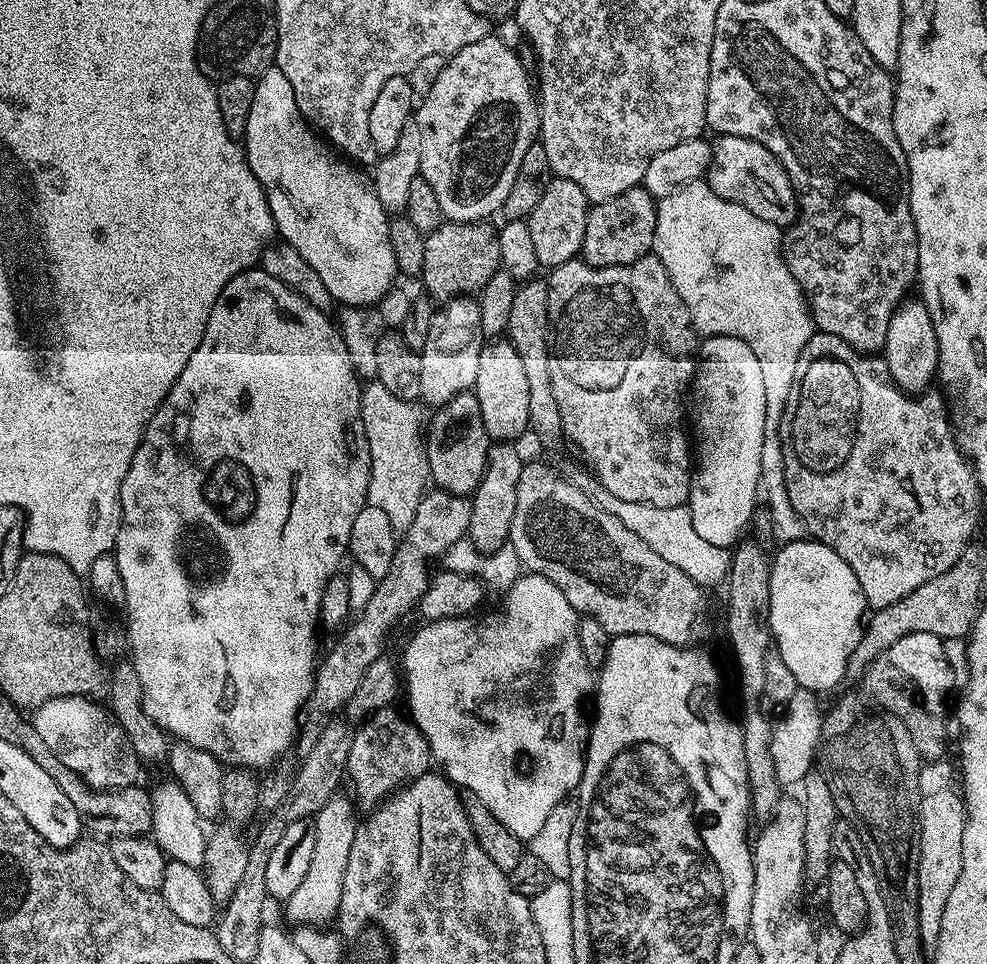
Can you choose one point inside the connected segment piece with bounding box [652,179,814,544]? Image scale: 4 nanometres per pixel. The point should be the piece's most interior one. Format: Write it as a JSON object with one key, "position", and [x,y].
{"position":[728,266]}

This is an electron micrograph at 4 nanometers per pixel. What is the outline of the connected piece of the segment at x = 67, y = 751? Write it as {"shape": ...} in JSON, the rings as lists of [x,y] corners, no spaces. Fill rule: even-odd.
{"shape":[[[63,696],[35,708],[30,719],[54,758],[74,770],[91,788],[111,792],[113,788],[130,788],[141,783],[141,758],[130,738],[126,738],[126,730],[116,724],[103,703],[85,696]]]}

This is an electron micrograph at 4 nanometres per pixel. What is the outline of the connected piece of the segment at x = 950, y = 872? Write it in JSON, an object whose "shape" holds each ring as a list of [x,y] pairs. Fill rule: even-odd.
{"shape":[[[936,788],[920,802],[920,857],[918,858],[918,930],[926,946],[935,946],[942,926],[942,913],[958,874],[962,874],[962,830],[966,822],[964,798],[952,788]]]}

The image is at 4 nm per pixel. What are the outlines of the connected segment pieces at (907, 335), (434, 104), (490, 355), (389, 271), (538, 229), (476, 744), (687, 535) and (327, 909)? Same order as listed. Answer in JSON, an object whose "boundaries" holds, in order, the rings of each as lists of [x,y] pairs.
{"boundaries":[[[[919,298],[905,299],[904,303],[892,315],[890,318],[890,330],[886,330],[886,342],[882,349],[882,358],[888,364],[888,369],[894,378],[894,382],[903,392],[923,394],[933,387],[938,376],[936,370],[938,366],[938,338],[934,334],[934,322],[930,322],[930,314],[926,310],[923,300]]],[[[495,34],[484,36],[478,42],[470,42],[470,46],[462,46],[453,56],[447,57],[444,62],[442,74],[438,74],[437,81],[434,82],[430,94],[426,94],[419,101],[414,112],[414,122],[422,136],[422,158],[420,159],[420,175],[426,182],[430,182],[434,195],[438,197],[438,206],[442,206],[442,216],[452,222],[476,222],[481,219],[483,212],[488,212],[492,208],[492,203],[502,202],[506,194],[514,186],[518,178],[518,170],[522,166],[522,154],[530,150],[532,144],[537,143],[540,130],[540,109],[538,107],[538,96],[528,85],[528,80],[524,77],[524,68],[520,65],[520,60],[516,57],[516,52],[504,40],[499,40]]],[[[492,338],[485,343],[482,354],[478,354],[478,378],[474,389],[478,398],[478,406],[482,406],[482,422],[486,426],[486,434],[492,442],[516,442],[519,436],[529,431],[530,425],[530,389],[528,389],[525,370],[518,358],[518,350],[506,338]]],[[[278,67],[266,69],[256,80],[254,103],[250,105],[242,147],[254,178],[258,178],[266,194],[279,239],[298,250],[298,254],[314,268],[337,305],[350,308],[374,305],[392,291],[397,283],[398,265],[390,238],[390,213],[378,198],[373,177],[369,173],[367,176],[363,167],[341,158],[317,135],[298,110],[290,81]]],[[[558,176],[545,184],[542,198],[538,198],[538,206],[534,206],[534,210],[526,217],[530,239],[541,266],[551,270],[580,256],[580,247],[586,238],[589,207],[586,194],[582,194],[582,189],[575,182],[570,182],[570,178]]],[[[528,572],[528,573],[527,573],[527,574],[522,574],[522,575],[521,575],[521,576],[520,576],[520,577],[518,577],[518,579],[517,579],[517,580],[515,580],[515,582],[514,582],[514,583],[513,583],[513,584],[511,584],[511,585],[510,585],[510,586],[509,586],[509,588],[508,588],[508,589],[507,589],[507,590],[506,590],[506,591],[505,591],[505,592],[504,592],[504,593],[503,593],[503,596],[504,596],[504,612],[492,612],[492,613],[490,613],[490,614],[489,614],[489,616],[480,616],[480,615],[476,615],[476,614],[473,614],[473,615],[470,615],[470,616],[459,616],[459,617],[458,617],[458,618],[446,618],[446,619],[445,619],[445,620],[433,620],[433,621],[431,621],[431,622],[424,622],[424,623],[421,623],[421,625],[422,625],[422,626],[421,626],[421,628],[420,628],[420,629],[418,629],[418,630],[417,630],[417,632],[416,632],[416,633],[414,633],[414,634],[413,634],[413,636],[412,636],[412,637],[410,637],[410,638],[409,638],[409,640],[408,640],[408,645],[406,645],[406,646],[405,646],[405,648],[404,648],[404,668],[403,668],[403,664],[402,664],[402,688],[403,688],[403,691],[404,691],[404,692],[405,692],[405,693],[406,693],[406,696],[407,696],[407,692],[408,692],[408,708],[409,708],[409,710],[408,710],[408,709],[407,709],[407,711],[408,711],[408,712],[409,712],[409,713],[410,713],[410,719],[411,719],[411,721],[412,721],[412,723],[413,723],[413,724],[416,724],[416,725],[417,725],[417,726],[418,726],[418,730],[419,730],[419,731],[420,731],[420,733],[422,733],[422,735],[424,735],[424,737],[425,737],[425,738],[426,738],[426,742],[427,742],[427,743],[428,743],[428,745],[429,745],[429,746],[430,746],[430,750],[431,750],[431,751],[432,751],[432,759],[433,759],[433,761],[435,761],[435,763],[436,763],[436,764],[437,764],[437,765],[439,765],[439,764],[441,764],[441,766],[440,766],[440,765],[439,765],[439,767],[440,767],[440,768],[441,768],[441,769],[442,769],[442,772],[443,772],[443,775],[445,775],[445,776],[447,776],[447,777],[448,777],[448,779],[449,779],[449,780],[451,780],[451,781],[452,781],[452,783],[453,783],[453,784],[455,784],[455,785],[456,785],[456,787],[457,787],[457,789],[460,789],[460,790],[463,790],[463,791],[464,791],[464,792],[465,792],[465,793],[467,793],[467,792],[466,792],[466,791],[468,791],[468,792],[472,792],[472,793],[468,793],[468,794],[471,794],[471,795],[472,795],[472,796],[473,796],[473,797],[475,797],[475,799],[477,799],[477,800],[481,800],[481,802],[483,802],[483,804],[485,804],[485,805],[486,805],[486,807],[488,807],[488,809],[489,809],[489,810],[490,810],[490,814],[494,814],[494,818],[498,818],[498,822],[502,822],[502,826],[506,826],[506,830],[510,830],[510,834],[514,834],[514,835],[515,835],[515,836],[516,836],[516,837],[517,837],[517,838],[518,838],[518,839],[520,839],[520,841],[522,841],[522,842],[527,842],[527,841],[530,841],[530,840],[532,840],[532,839],[533,839],[533,838],[534,838],[534,834],[538,834],[538,829],[540,829],[540,827],[541,827],[541,826],[543,826],[543,825],[544,825],[544,823],[546,823],[546,818],[547,818],[547,816],[549,816],[549,815],[550,815],[550,810],[554,810],[554,806],[558,806],[558,802],[562,802],[562,801],[563,801],[563,800],[566,800],[566,799],[569,799],[569,797],[571,797],[571,796],[572,796],[572,795],[573,795],[573,793],[575,793],[575,792],[576,792],[576,791],[577,791],[577,789],[579,789],[579,787],[580,787],[580,779],[581,779],[581,778],[582,778],[582,774],[583,774],[583,773],[584,773],[584,754],[585,754],[585,751],[586,751],[586,745],[587,745],[587,742],[588,742],[588,734],[589,734],[589,731],[590,731],[590,728],[589,728],[589,725],[588,725],[588,724],[587,724],[587,723],[586,723],[586,716],[585,716],[585,720],[584,720],[584,699],[586,699],[586,698],[587,698],[587,696],[588,696],[588,699],[589,699],[589,696],[590,696],[590,693],[591,693],[591,692],[592,692],[592,691],[593,691],[593,688],[594,688],[594,672],[593,672],[593,669],[592,669],[592,668],[591,668],[591,667],[590,667],[590,665],[589,665],[589,662],[588,662],[588,660],[587,660],[587,658],[586,658],[586,657],[585,657],[585,656],[584,656],[584,655],[583,655],[583,654],[582,654],[582,646],[578,646],[578,613],[577,613],[577,612],[576,612],[576,611],[574,611],[574,610],[573,610],[573,608],[572,608],[572,607],[571,607],[571,606],[570,606],[570,602],[566,602],[566,598],[565,598],[565,597],[564,597],[564,592],[563,592],[563,591],[562,591],[562,590],[558,590],[558,586],[554,586],[554,582],[550,582],[550,581],[549,581],[549,580],[547,580],[547,578],[545,578],[545,576],[539,576],[539,574],[538,574],[538,573],[536,573],[536,572]]],[[[568,464],[559,465],[558,471],[570,483],[578,486],[578,490],[586,493],[598,507],[614,514],[614,518],[618,518],[618,522],[622,522],[622,526],[626,526],[626,530],[638,534],[638,538],[642,538],[642,542],[646,542],[646,546],[650,546],[650,550],[654,550],[661,558],[666,558],[666,562],[678,566],[678,570],[682,570],[682,574],[689,576],[696,584],[709,586],[708,584],[716,584],[719,580],[721,583],[727,577],[730,563],[729,549],[722,546],[710,546],[710,542],[705,542],[695,532],[694,518],[690,518],[690,510],[687,506],[663,508],[642,502],[622,502],[622,498],[614,498],[614,494],[610,494],[610,490],[606,490],[606,486],[602,486],[591,471],[572,472],[572,468]]],[[[337,794],[330,797],[314,817],[314,859],[310,861],[310,871],[283,905],[292,926],[328,926],[340,915],[342,878],[346,878],[350,846],[354,846],[354,834],[358,827],[357,809],[353,801],[345,796]]]]}

